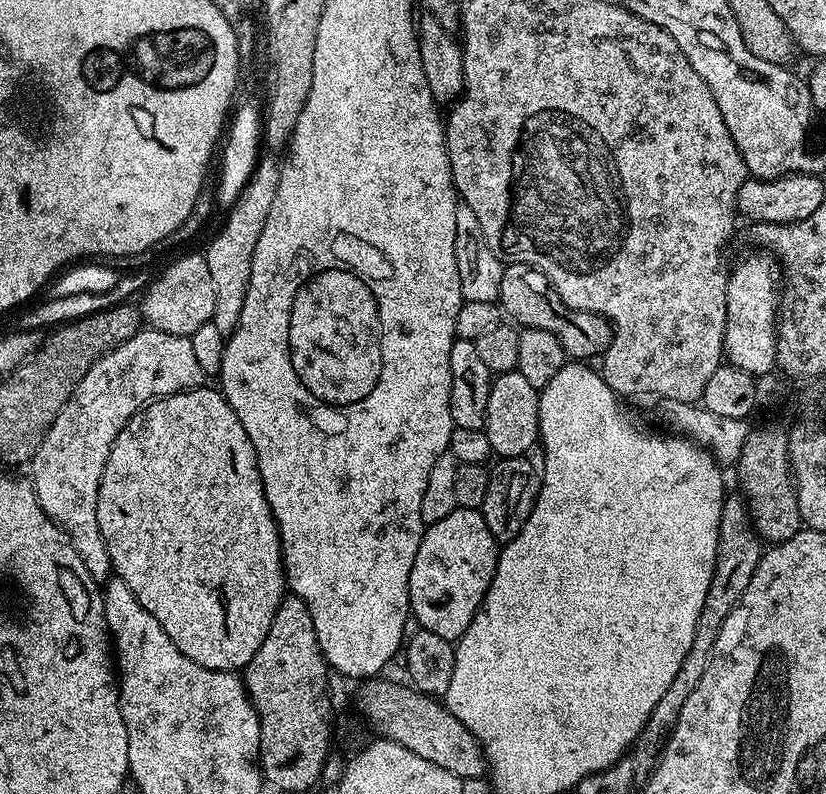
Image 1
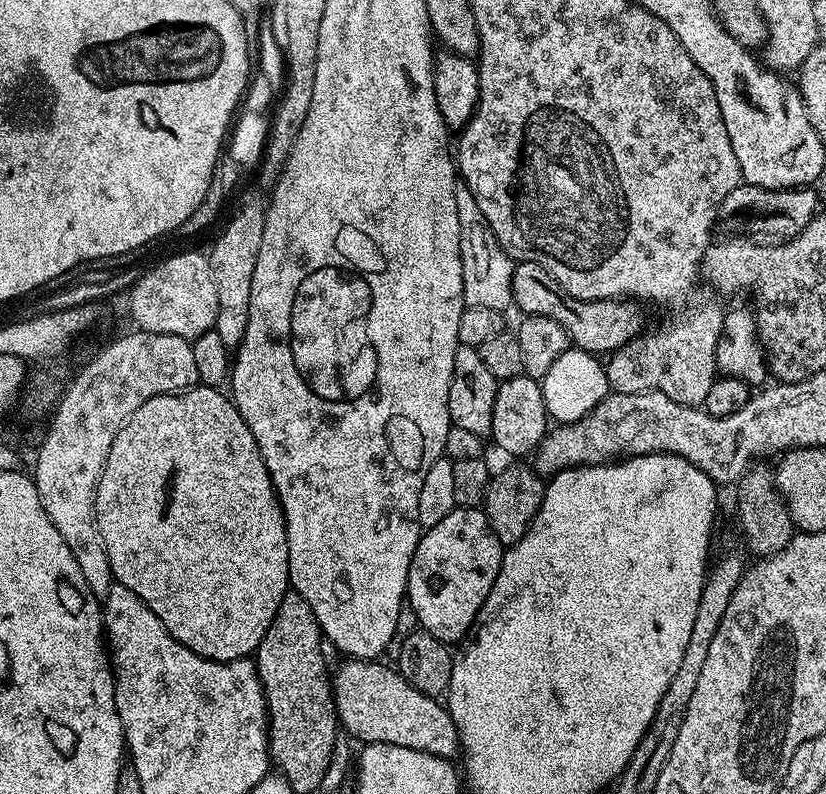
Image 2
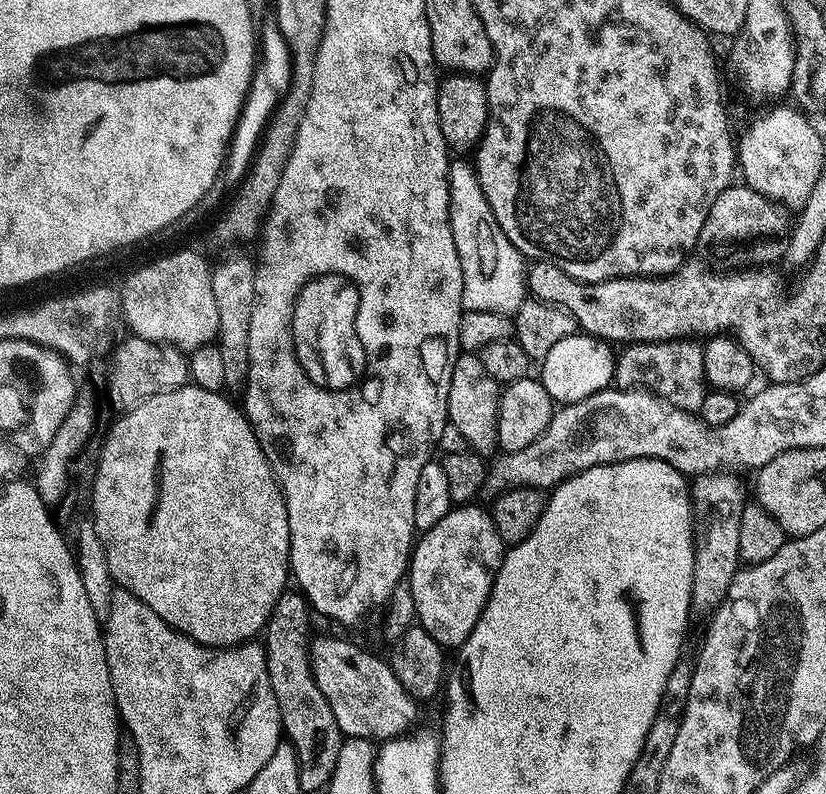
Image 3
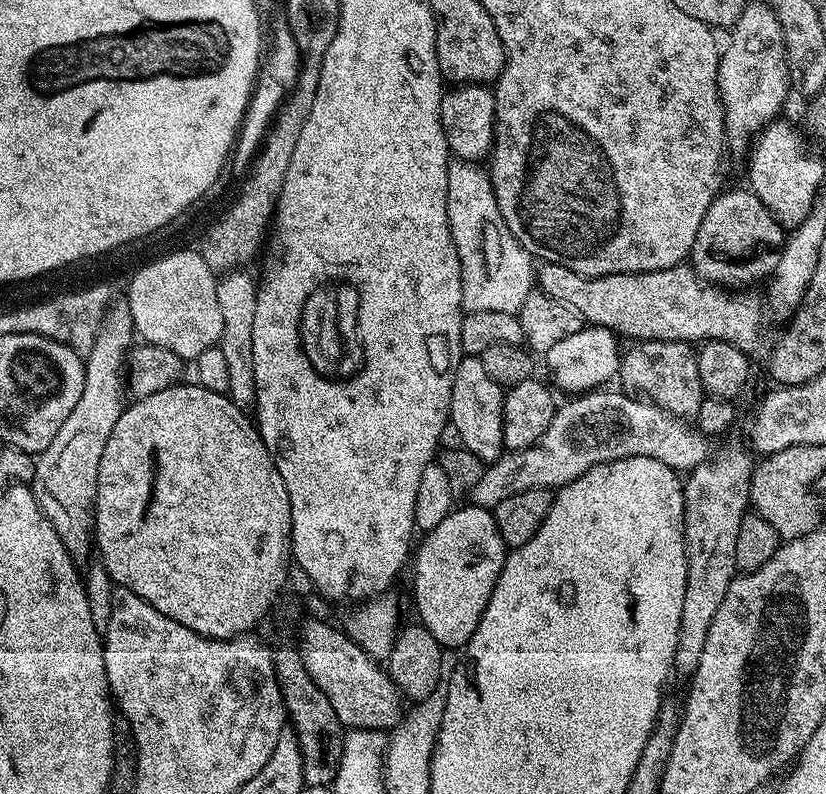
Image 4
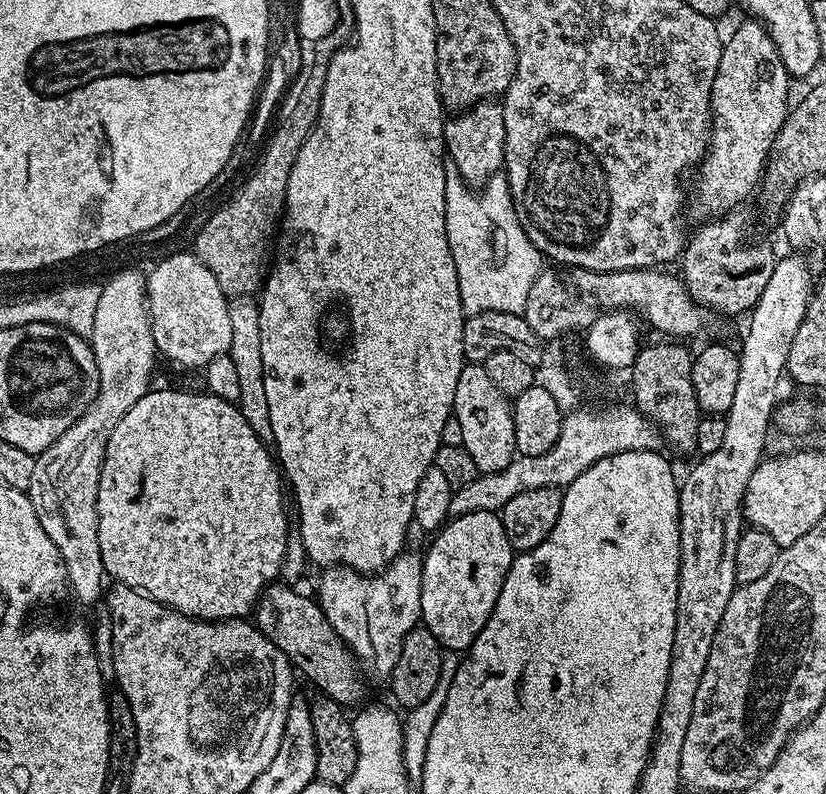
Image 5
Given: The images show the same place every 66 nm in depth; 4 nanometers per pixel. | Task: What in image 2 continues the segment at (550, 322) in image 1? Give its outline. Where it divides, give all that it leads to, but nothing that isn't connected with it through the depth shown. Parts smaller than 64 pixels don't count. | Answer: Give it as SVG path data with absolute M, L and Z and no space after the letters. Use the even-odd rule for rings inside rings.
M525 260L523 262L517 263L512 270L512 302L513 305L518 309L521 308L521 313L527 314L529 316L548 316L554 322L561 324L564 329L568 332L568 339L571 341L575 347L582 349L583 352L590 352L593 354L601 354L600 352L605 352L605 354L611 354L617 352L620 347L624 344L629 344L630 341L635 340L637 336L641 335L645 331L646 325L644 325L644 312L639 303L631 298L621 298L619 300L575 300L570 294L566 294L560 288L560 283L554 279L551 274L548 273L542 266L538 266L533 260Z

